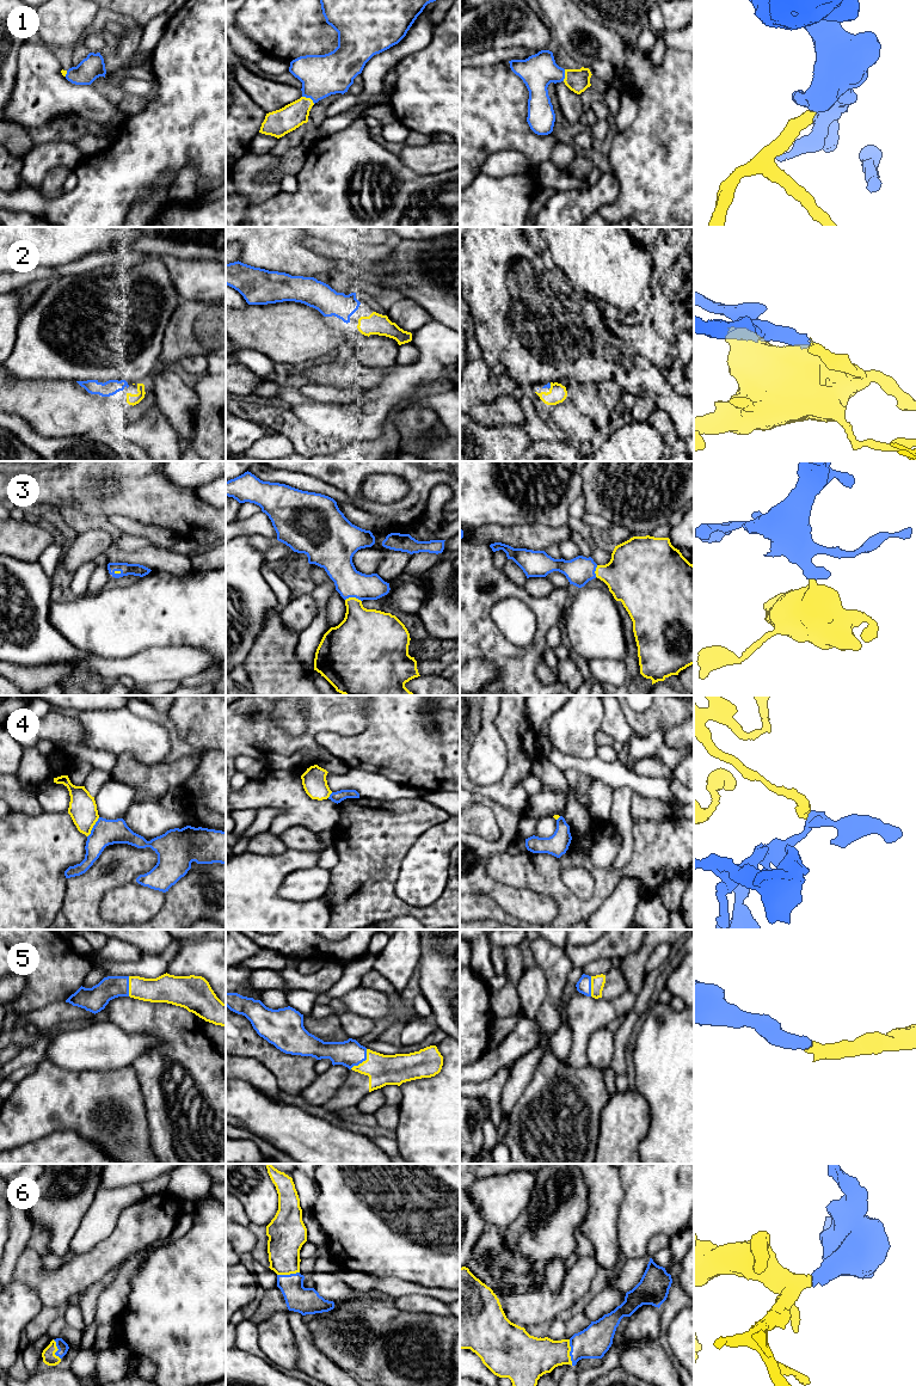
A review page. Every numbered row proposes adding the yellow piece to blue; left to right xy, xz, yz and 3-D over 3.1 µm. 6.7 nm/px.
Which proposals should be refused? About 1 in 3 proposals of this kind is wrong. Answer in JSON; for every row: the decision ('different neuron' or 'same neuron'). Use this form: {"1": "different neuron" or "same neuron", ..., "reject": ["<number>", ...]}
{"1": "same neuron", "2": "same neuron", "3": "same neuron", "4": "different neuron", "5": "same neuron", "6": "same neuron", "reject": ["4"]}

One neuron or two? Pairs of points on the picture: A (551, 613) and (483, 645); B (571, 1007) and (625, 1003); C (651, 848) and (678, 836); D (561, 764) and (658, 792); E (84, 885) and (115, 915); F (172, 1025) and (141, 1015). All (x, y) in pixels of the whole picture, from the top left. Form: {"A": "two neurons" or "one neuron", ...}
{"A": "one neuron", "B": "one neuron", "C": "one neuron", "D": "one neuron", "E": "two neurons", "F": "one neuron"}

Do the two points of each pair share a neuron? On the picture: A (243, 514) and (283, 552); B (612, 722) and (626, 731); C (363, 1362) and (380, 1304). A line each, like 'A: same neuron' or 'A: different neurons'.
A: different neurons
B: same neuron
C: same neuron

